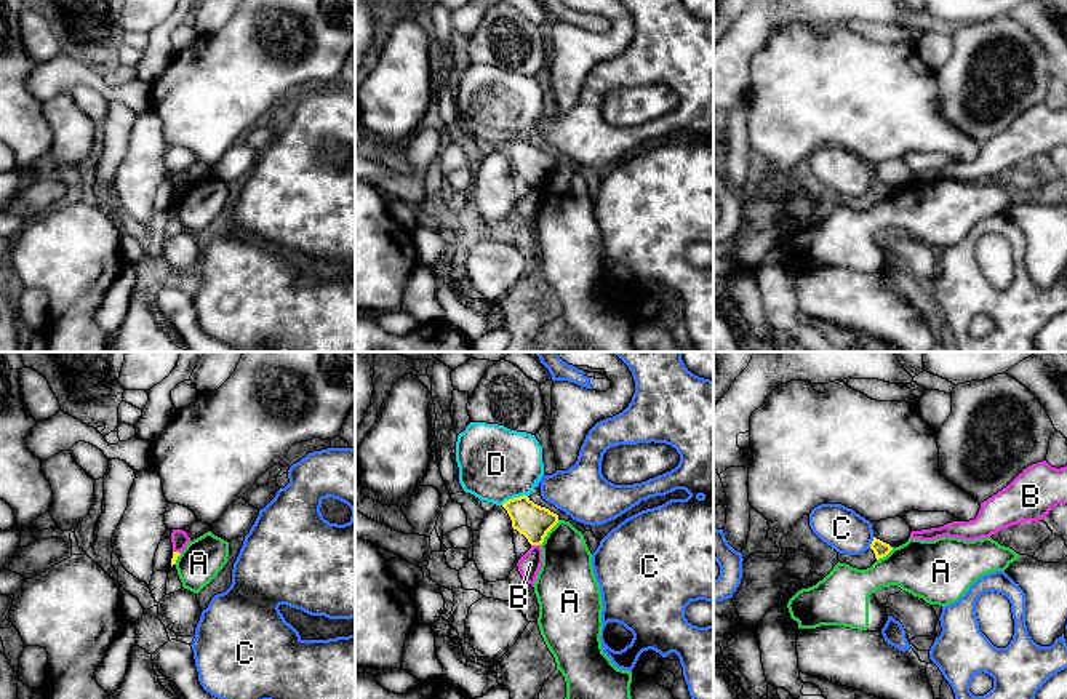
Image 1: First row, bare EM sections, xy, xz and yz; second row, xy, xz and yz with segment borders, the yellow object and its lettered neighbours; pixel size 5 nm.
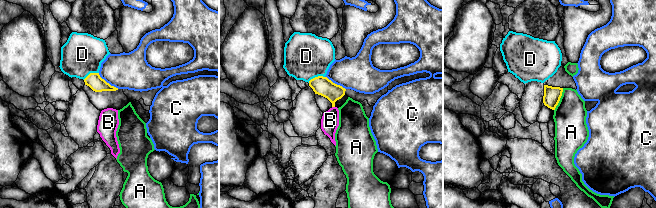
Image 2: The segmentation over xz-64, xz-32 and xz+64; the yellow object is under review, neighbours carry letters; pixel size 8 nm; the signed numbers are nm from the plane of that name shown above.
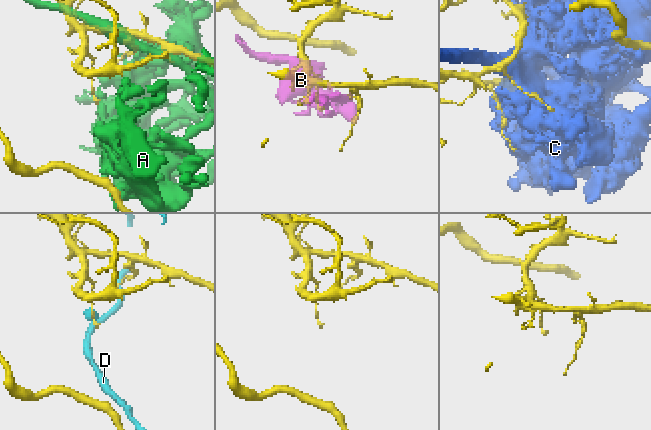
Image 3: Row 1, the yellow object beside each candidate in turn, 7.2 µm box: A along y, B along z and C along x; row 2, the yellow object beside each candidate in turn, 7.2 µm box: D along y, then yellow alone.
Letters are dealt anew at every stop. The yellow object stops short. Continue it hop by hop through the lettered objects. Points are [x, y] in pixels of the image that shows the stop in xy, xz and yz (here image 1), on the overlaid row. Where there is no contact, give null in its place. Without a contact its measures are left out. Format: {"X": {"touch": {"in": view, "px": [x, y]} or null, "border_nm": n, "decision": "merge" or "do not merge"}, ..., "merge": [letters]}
{"A": {"touch": {"in": "xz", "px": [547, 531]}, "border_nm": 160, "decision": "do not merge"}, "B": {"touch": {"in": "xz", "px": [536, 544]}, "border_nm": 50, "decision": "do not merge"}, "C": {"touch": {"in": "yz", "px": [872, 543]}, "border_nm": 70, "decision": "do not merge"}, "D": {"touch": {"in": "xz", "px": [514, 498]}, "border_nm": 140, "decision": "do not merge"}, "merge": []}

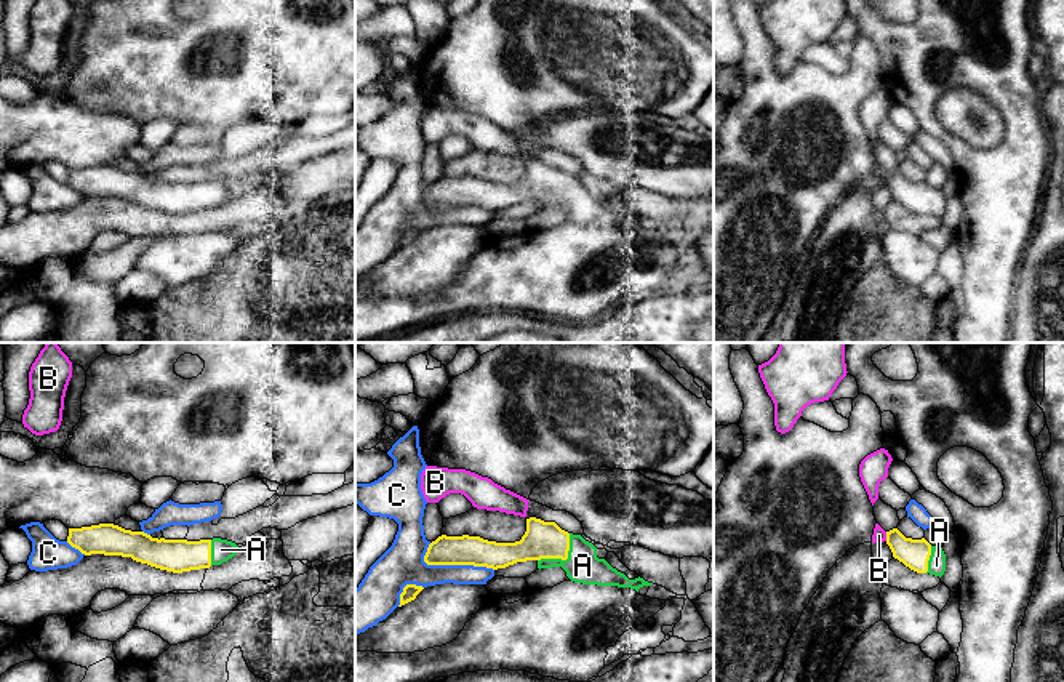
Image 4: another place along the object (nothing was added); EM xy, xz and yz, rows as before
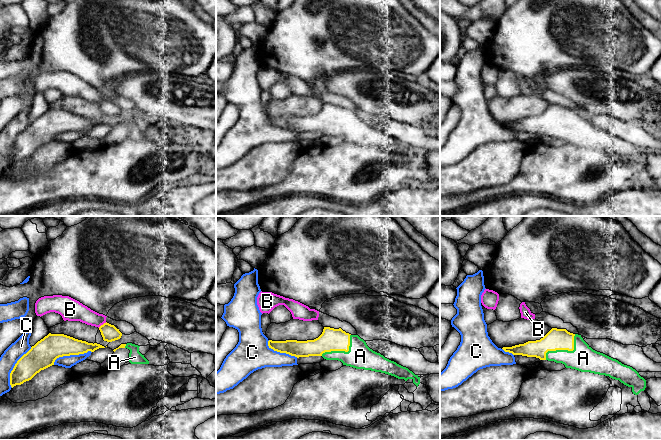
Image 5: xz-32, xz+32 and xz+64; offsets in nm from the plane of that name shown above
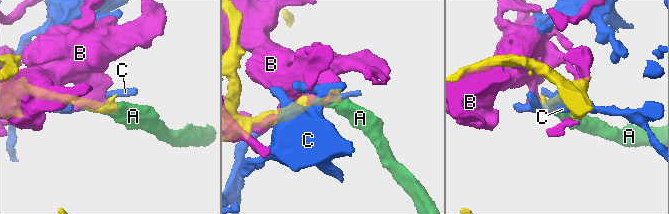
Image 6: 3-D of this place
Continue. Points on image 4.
{"A": {"touch": {"in": "xz", "px": [564, 559]}, "border_nm": 220, "decision": "merge"}, "B": {"touch": {"in": "yz", "px": [887, 537]}, "border_nm": 50, "decision": "do not merge"}, "C": {"touch": {"in": "xz", "px": [456, 564]}, "border_nm": 360, "decision": "do not merge"}, "merge": ["A"]}

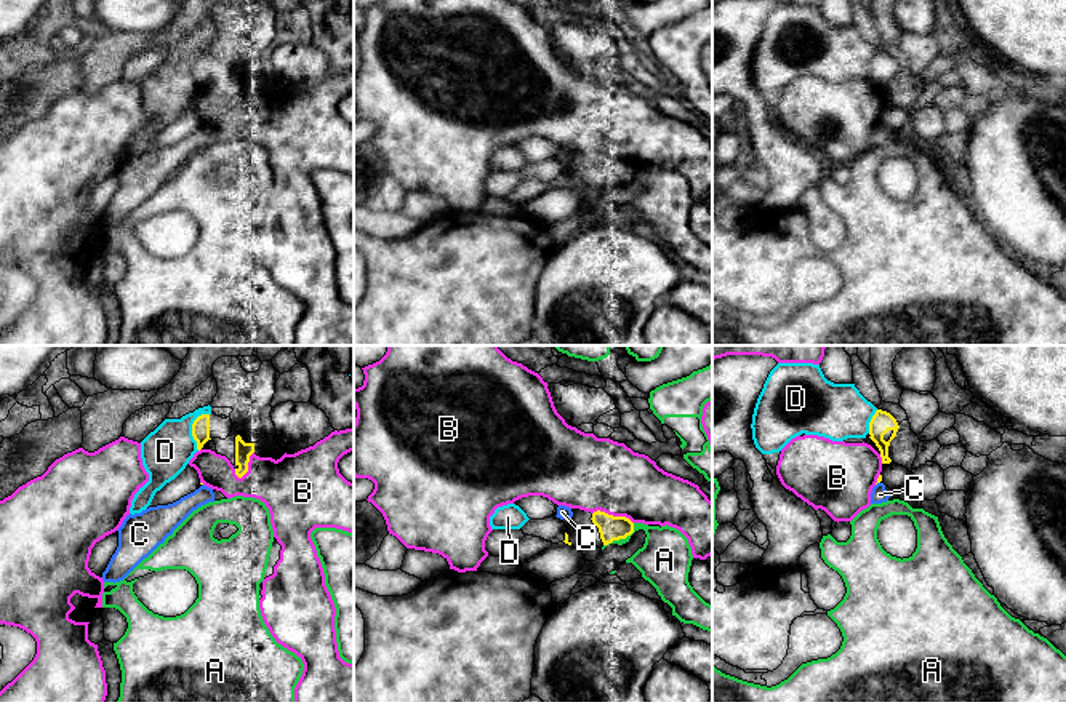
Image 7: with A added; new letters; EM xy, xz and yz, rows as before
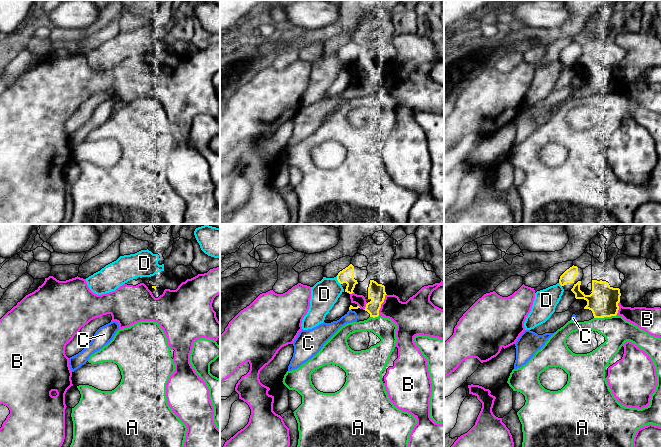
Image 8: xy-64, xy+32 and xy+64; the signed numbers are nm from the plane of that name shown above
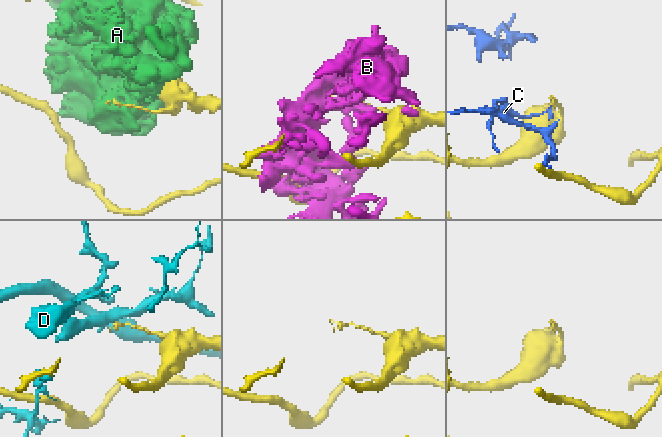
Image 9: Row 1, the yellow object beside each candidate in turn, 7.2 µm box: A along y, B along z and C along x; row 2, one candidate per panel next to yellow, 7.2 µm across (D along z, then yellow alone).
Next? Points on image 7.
{"A": {"touch": {"in": "xz", "px": [621, 538]}, "border_nm": 200, "decision": "do not merge"}, "B": {"touch": {"in": "xz", "px": [612, 515]}, "border_nm": 220, "decision": "do not merge"}, "C": {"touch": {"in": "yz", "px": [877, 482]}, "border_nm": 30, "decision": "do not merge"}, "D": {"touch": {"in": "xy", "px": [192, 429]}, "border_nm": 200, "decision": "do not merge"}, "merge": []}

